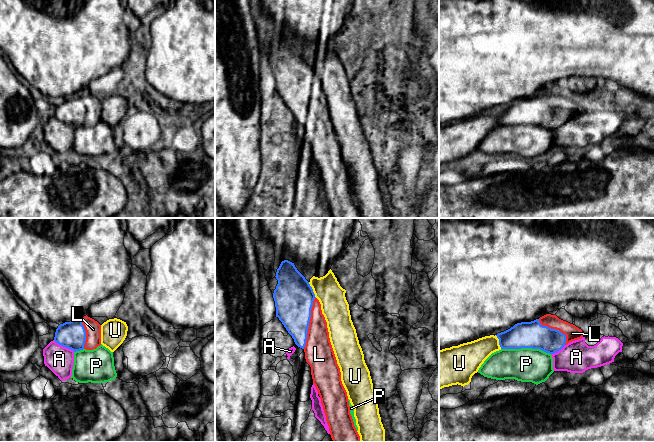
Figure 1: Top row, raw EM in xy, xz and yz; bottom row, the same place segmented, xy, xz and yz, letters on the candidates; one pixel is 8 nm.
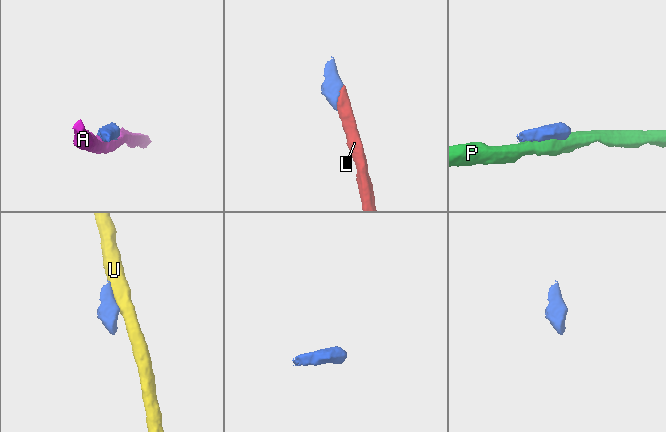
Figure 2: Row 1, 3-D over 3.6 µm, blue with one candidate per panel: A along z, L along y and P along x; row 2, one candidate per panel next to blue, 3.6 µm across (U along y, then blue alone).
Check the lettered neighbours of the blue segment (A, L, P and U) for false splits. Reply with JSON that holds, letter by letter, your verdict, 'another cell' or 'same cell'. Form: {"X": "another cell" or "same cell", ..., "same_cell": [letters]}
{"A": "another cell", "L": "same cell", "P": "another cell", "U": "another cell", "same_cell": ["L"]}

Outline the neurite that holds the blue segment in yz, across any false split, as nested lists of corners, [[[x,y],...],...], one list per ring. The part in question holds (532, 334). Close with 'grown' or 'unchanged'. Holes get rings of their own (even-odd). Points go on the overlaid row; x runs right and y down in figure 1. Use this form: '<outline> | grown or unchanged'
[[[546,314],[531,322],[517,323],[496,336],[501,349],[532,348],[554,354],[568,343],[581,339],[583,332],[556,315]]] | grown

